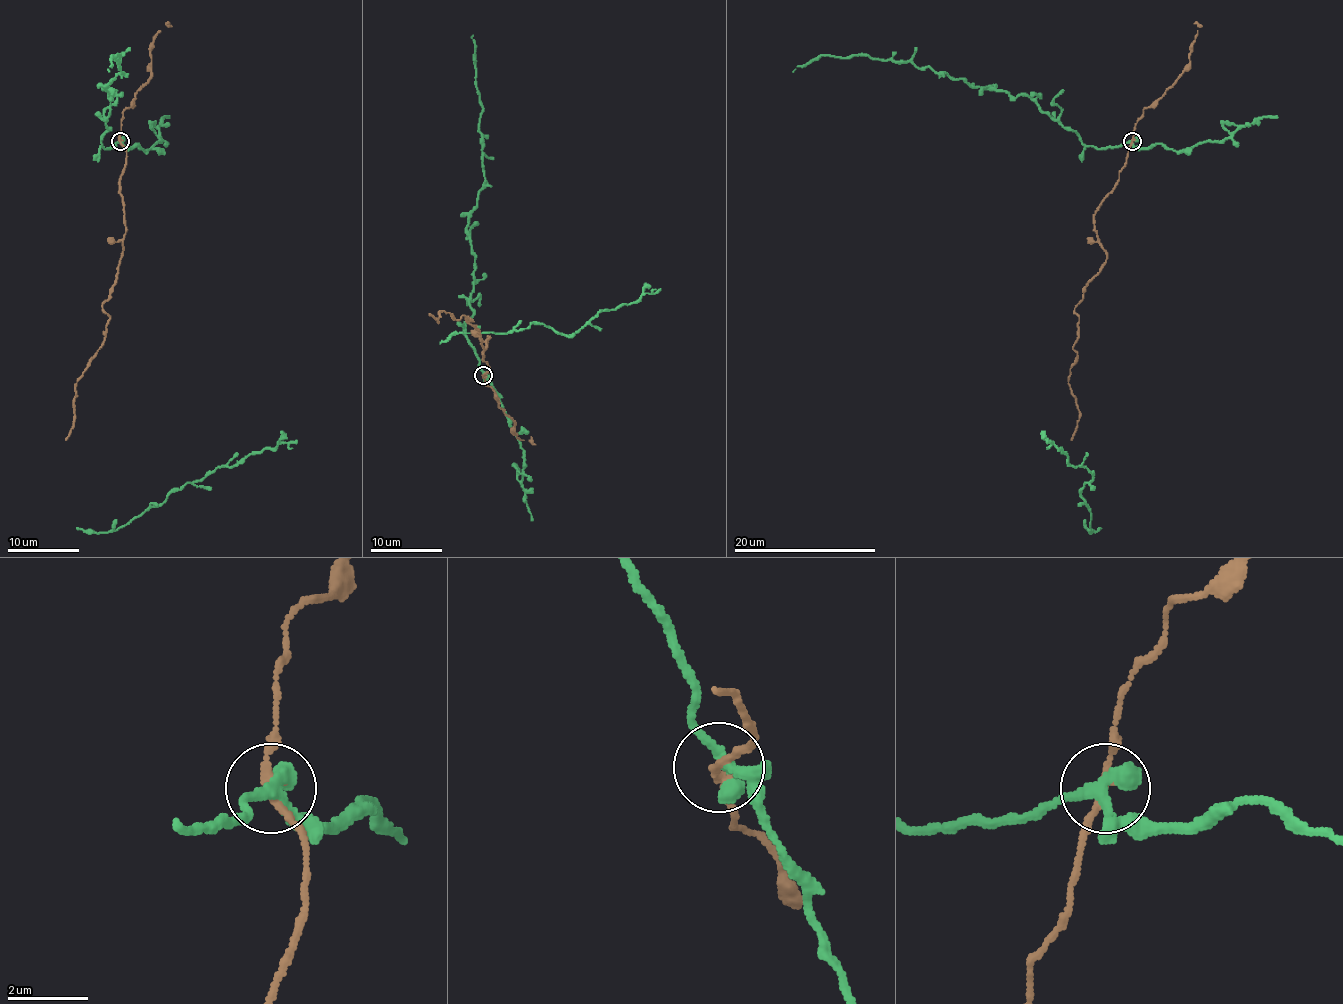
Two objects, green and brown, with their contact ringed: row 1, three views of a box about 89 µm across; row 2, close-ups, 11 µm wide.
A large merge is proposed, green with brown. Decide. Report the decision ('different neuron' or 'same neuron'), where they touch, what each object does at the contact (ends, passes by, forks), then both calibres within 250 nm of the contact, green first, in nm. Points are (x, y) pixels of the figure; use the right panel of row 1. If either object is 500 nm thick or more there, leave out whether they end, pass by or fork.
same neuron; at (1132, 141); green passes by; brown passes by; 360 nm thick on the green side, 180 nm on the other

